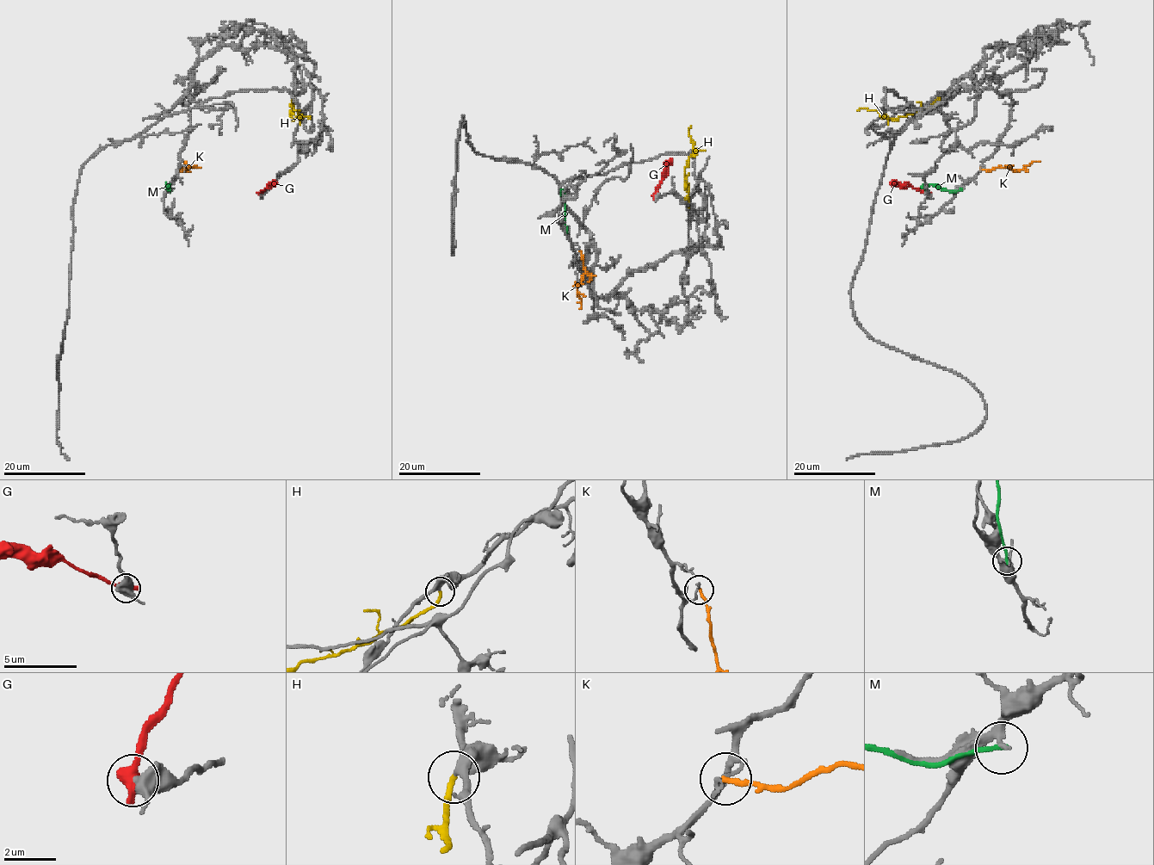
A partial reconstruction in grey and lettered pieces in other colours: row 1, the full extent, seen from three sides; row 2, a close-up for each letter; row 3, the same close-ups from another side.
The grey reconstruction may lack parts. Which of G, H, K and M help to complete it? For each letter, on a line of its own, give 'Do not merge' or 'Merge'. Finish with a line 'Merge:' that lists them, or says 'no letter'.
G: Do not merge
H: Merge
K: Do not merge
M: Do not merge
Merge: H

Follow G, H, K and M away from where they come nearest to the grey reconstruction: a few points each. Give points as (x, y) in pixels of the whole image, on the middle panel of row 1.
G: (655, 196), (664, 167), (672, 158)
H: (688, 207), (685, 168), (693, 152), (691, 136), (688, 133), (690, 126)
K: (580, 250), (585, 274), (578, 287), (580, 309)
M: (567, 231), (561, 189)

